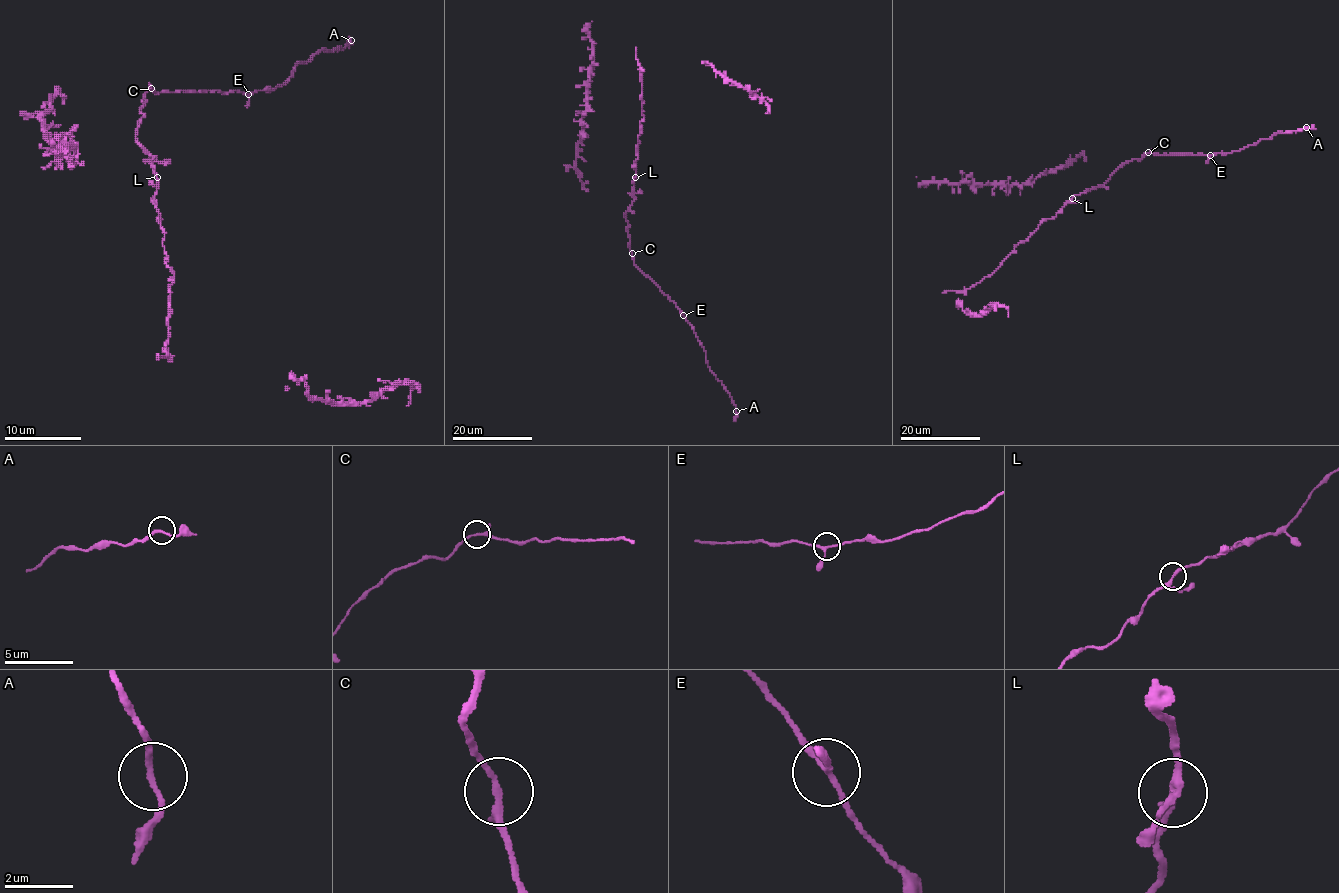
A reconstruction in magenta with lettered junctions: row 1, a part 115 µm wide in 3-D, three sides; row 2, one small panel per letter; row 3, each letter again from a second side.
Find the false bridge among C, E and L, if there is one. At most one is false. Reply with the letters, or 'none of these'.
E

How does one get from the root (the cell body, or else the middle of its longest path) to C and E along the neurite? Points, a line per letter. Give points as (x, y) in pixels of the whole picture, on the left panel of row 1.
C: (157, 179), (151, 165), (153, 158), (135, 136), (143, 117), (139, 111), (145, 104), (143, 98), (151, 88)
E: (157, 179), (153, 158), (135, 136), (143, 98), (151, 88), (249, 94)

